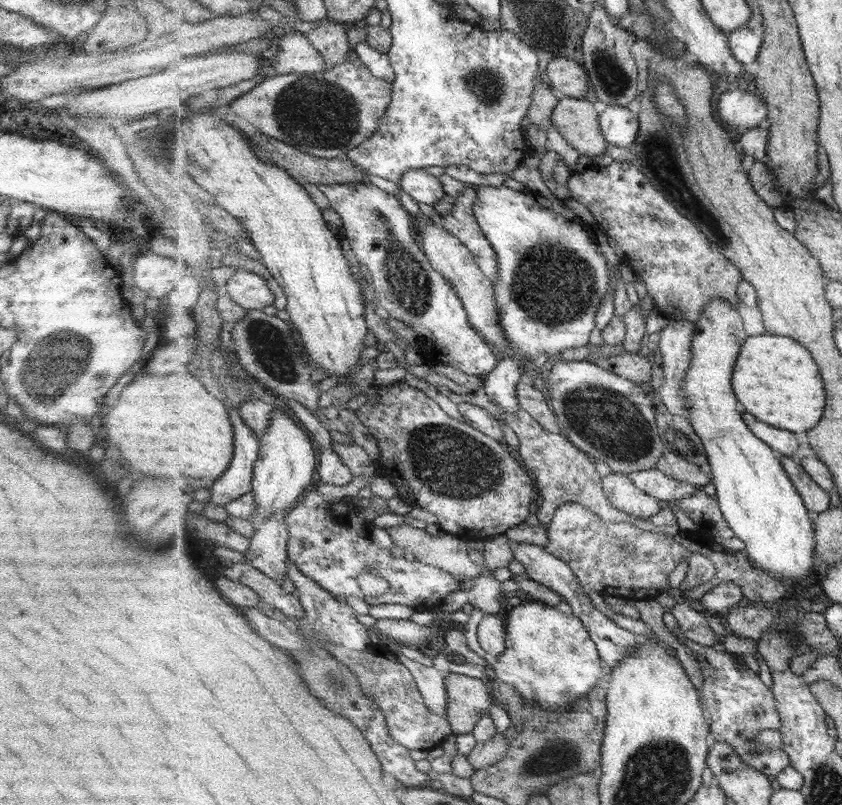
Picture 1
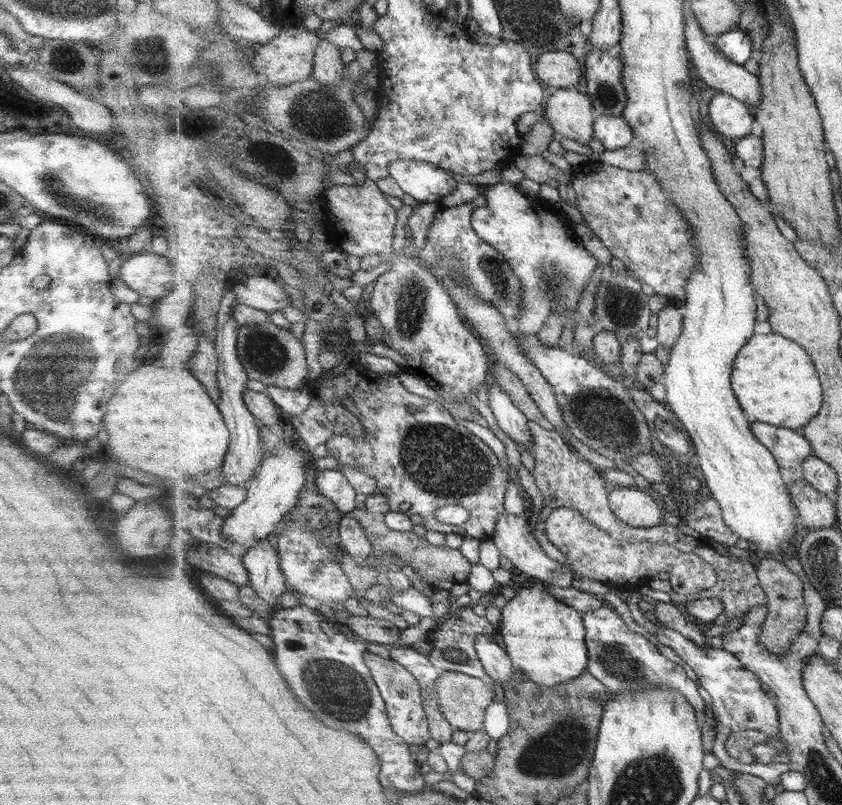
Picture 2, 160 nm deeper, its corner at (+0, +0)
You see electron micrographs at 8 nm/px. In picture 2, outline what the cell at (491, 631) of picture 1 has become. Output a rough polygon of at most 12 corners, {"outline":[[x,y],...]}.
{"outline":[[480,635],[476,651],[487,675],[512,683],[516,669],[493,636]]}

